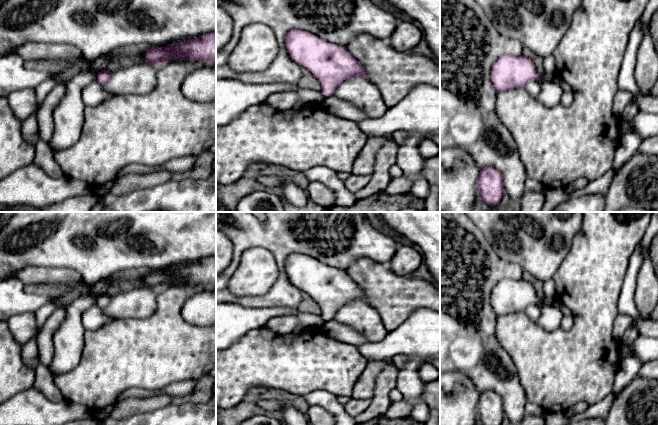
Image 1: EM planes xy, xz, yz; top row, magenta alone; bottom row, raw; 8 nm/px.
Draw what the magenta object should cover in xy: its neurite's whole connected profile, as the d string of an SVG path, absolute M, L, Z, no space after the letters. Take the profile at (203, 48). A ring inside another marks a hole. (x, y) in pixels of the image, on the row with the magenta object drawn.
M216 32L180 44L168 44L166 47L152 46L145 53L145 62L156 67L177 58L184 61L216 62Z

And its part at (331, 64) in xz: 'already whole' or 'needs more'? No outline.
already whole

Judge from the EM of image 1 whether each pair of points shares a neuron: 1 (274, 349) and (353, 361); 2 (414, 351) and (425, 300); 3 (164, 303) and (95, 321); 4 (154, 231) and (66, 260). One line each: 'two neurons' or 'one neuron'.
1: one neuron
2: two neurons
3: two neurons
4: one neuron

